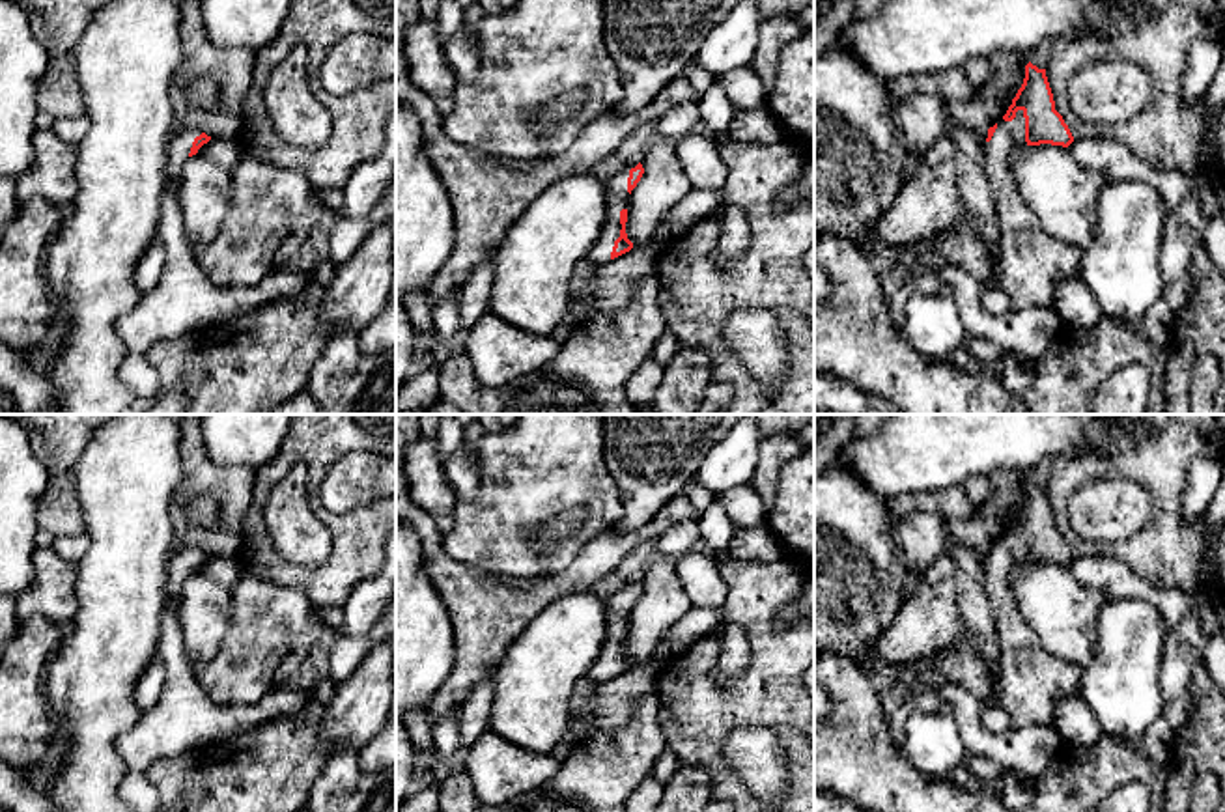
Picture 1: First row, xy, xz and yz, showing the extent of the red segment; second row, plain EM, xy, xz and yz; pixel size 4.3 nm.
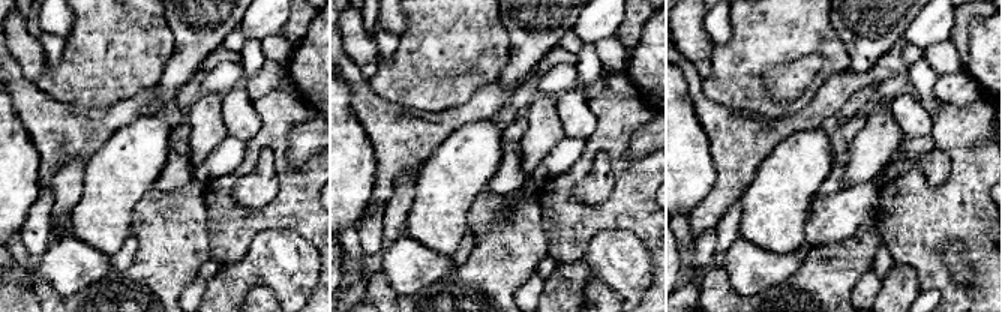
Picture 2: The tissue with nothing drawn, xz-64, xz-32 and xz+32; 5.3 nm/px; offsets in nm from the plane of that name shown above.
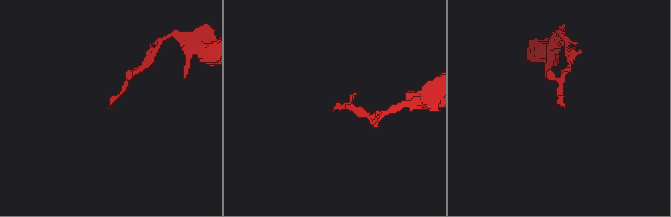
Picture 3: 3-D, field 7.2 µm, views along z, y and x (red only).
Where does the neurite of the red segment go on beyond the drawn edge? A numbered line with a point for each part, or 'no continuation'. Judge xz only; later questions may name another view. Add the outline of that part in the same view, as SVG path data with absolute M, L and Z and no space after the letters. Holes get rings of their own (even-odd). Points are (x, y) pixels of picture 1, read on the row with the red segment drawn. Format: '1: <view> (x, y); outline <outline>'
1: xz (617, 195); outline M639 161L626 164L626 168L622 172L618 172L614 177L605 181L607 218L605 218L603 231L601 231L599 239L596 241L596 245L590 248L586 259L596 261L596 263L611 261L611 252L612 252L614 241L620 237L620 230L622 230L620 211L627 209L629 170L635 168L637 164L639 164Z

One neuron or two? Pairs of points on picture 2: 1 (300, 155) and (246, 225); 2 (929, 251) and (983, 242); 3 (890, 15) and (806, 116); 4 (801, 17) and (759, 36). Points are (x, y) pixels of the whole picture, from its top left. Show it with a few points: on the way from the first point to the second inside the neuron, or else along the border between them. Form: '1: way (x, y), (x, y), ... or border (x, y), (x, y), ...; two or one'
1: border (293, 128), (288, 137), (287, 159), (299, 165); two
2: way (941, 237), (945, 233), (969, 233); one
3: border (879, 57), (866, 71), (846, 71); two
4: way (791, 20), (770, 32); one

